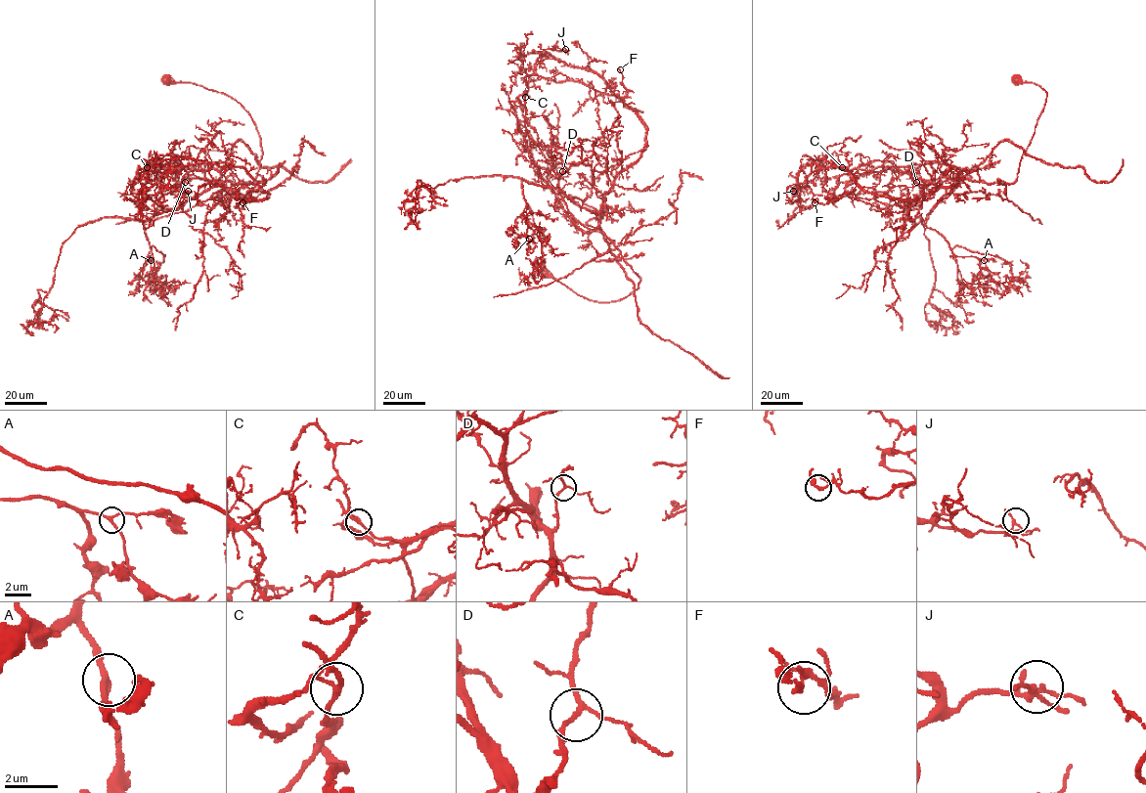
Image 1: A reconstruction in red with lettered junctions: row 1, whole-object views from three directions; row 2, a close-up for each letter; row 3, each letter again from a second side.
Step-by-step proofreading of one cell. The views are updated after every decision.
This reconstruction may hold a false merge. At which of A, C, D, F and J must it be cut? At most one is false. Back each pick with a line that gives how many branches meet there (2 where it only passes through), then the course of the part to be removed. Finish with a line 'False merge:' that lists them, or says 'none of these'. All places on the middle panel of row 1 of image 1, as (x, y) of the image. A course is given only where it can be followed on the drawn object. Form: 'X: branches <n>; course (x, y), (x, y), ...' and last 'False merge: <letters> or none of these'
C: branches 3; course (525, 97), (526, 122), (567, 210), (620, 252), (589, 262), (671, 213), (683, 172), (703, 179)
False merge: C

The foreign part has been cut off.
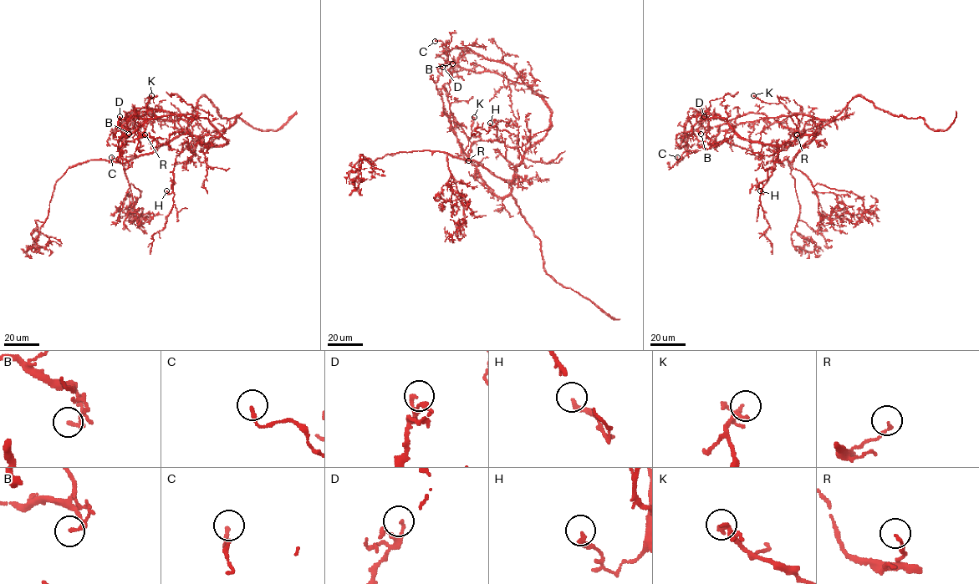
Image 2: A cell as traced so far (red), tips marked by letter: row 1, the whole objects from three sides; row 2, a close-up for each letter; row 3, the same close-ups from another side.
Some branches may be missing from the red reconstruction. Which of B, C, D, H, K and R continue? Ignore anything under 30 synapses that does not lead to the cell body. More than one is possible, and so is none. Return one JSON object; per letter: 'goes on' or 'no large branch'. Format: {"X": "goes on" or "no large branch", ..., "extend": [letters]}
{"B": "no large branch", "C": "no large branch", "D": "no large branch", "H": "no large branch", "K": "no large branch", "R": "no large branch", "extend": []}

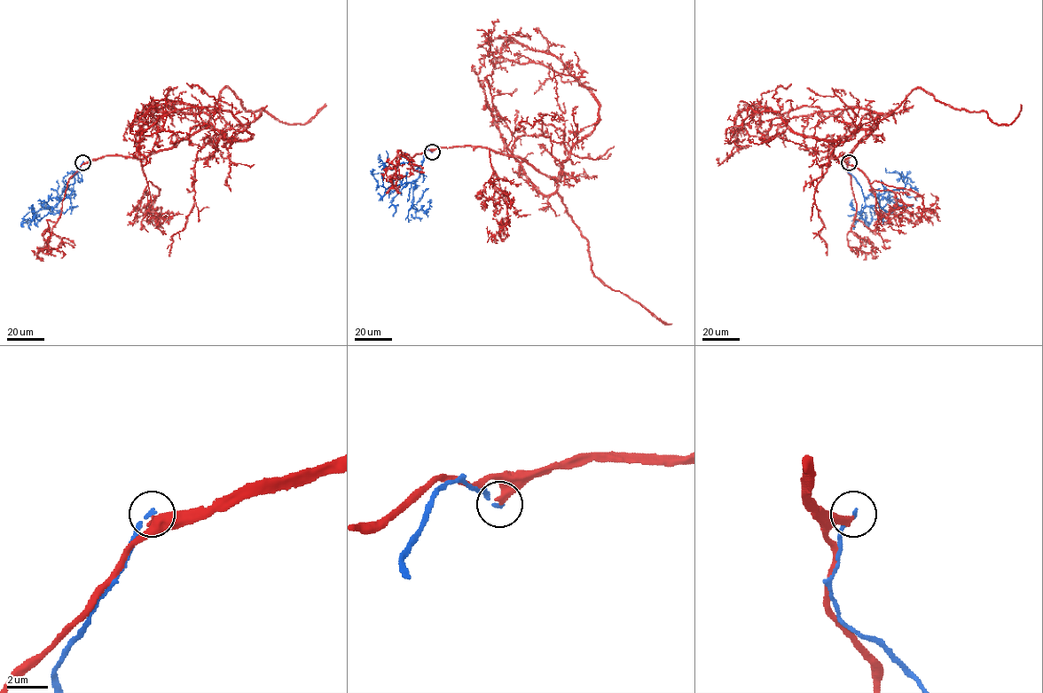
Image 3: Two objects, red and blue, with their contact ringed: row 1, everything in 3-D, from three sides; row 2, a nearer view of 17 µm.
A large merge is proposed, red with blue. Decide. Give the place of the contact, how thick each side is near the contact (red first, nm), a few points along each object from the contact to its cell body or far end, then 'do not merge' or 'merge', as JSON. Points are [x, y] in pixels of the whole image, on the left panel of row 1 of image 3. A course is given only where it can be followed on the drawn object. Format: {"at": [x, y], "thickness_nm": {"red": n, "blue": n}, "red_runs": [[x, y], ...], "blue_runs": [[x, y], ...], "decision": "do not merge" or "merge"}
{"at": [82, 162], "thickness_nm": {"red": 360, "blue": 150}, "red_runs": [[82, 162], [145, 158], [208, 124], [252, 135], [230, 112], [178, 108], [139, 137], [150, 158]], "blue_runs": [[82, 162], [74, 177], [71, 195], [51, 208], [43, 208], [33, 214], [31, 220], [24, 219], [23, 226]], "decision": "do not merge"}

